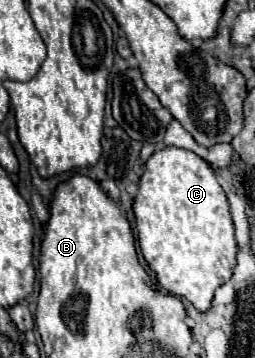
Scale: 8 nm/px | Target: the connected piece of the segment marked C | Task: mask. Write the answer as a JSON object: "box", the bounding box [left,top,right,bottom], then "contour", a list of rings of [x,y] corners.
{"box":[133,146,237,312],"contour":[[[169,146],[153,152],[139,180],[139,192],[133,202],[133,216],[137,222],[141,254],[147,260],[149,268],[155,272],[161,290],[189,300],[199,312],[207,312],[211,308],[213,292],[231,278],[237,254],[235,226],[231,230],[227,196],[217,182],[213,168],[191,150]]]}

